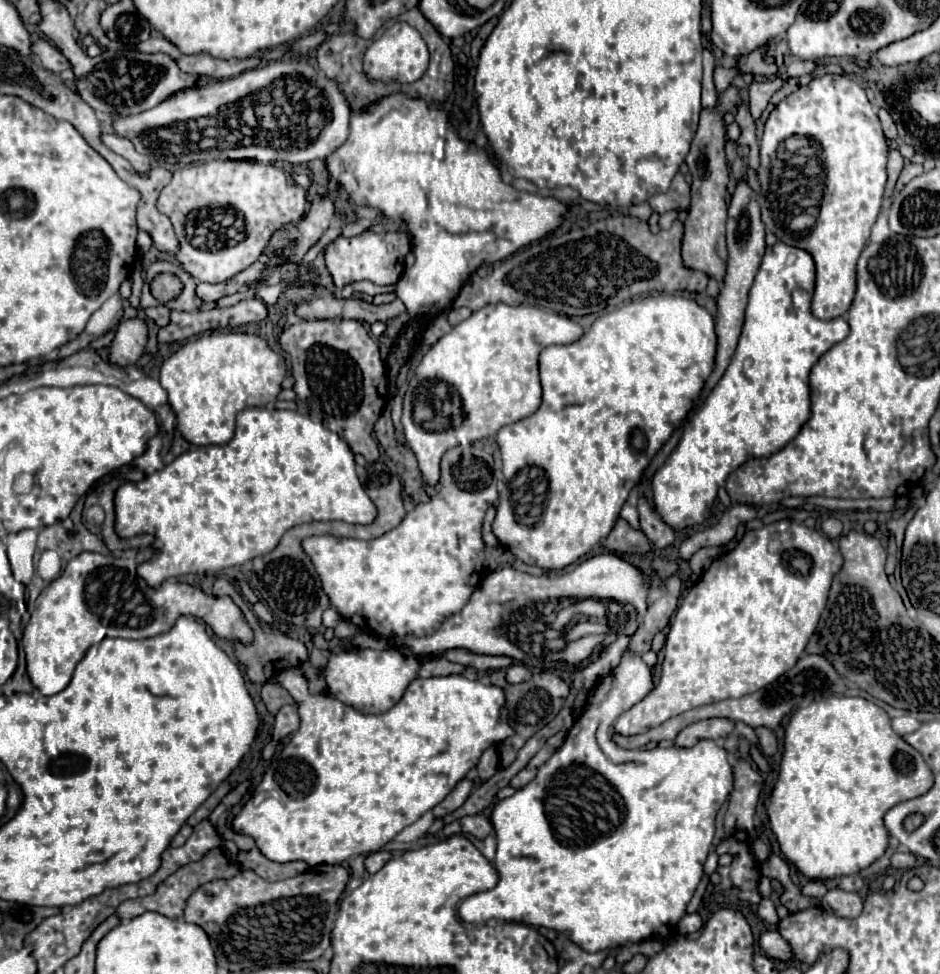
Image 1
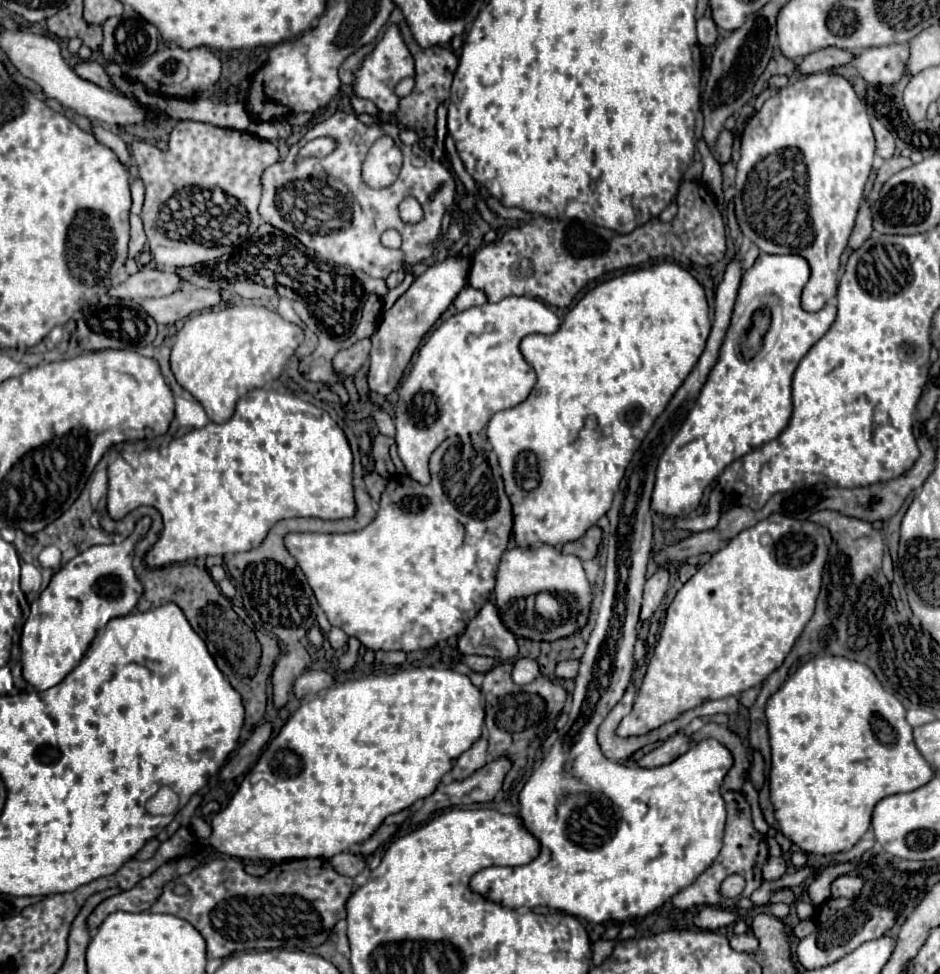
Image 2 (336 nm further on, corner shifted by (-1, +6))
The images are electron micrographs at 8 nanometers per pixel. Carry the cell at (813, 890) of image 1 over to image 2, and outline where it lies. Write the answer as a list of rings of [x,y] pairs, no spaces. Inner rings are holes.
[[[771,856],[769,860],[767,860],[767,864],[763,866],[763,878],[765,880],[777,880],[777,878],[781,878],[785,874],[785,860],[779,856],[779,858],[775,858],[775,856]]]

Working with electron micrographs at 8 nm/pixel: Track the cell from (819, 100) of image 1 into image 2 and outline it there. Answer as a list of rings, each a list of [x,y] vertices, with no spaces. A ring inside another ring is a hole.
[[[823,72],[807,74],[777,90],[751,118],[741,136],[741,158],[737,162],[737,220],[743,234],[767,254],[799,254],[811,266],[811,278],[803,288],[803,310],[817,312],[837,294],[841,254],[855,226],[865,182],[875,158],[875,136],[865,104],[843,76]]]

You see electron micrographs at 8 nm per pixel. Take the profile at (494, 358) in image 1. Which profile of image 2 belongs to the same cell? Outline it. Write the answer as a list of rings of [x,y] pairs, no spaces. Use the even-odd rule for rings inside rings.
[[[507,296],[497,304],[483,304],[465,312],[457,312],[431,332],[427,342],[421,346],[409,376],[399,388],[399,402],[395,408],[395,442],[399,448],[399,458],[403,460],[413,480],[417,480],[419,484],[431,482],[429,456],[445,438],[453,434],[453,416],[465,414],[465,404],[481,404],[481,426],[483,422],[487,426],[493,414],[515,408],[527,398],[527,394],[537,382],[537,376],[523,358],[519,344],[529,334],[555,334],[559,326],[561,320],[543,302],[525,296]]]

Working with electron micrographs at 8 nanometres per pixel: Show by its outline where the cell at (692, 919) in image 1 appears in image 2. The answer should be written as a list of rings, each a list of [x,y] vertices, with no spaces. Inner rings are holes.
[[[707,906],[703,908],[695,918],[693,923],[701,930],[719,930],[723,926],[729,926],[737,922],[737,914],[733,910],[725,910],[725,908],[715,908],[715,906]]]

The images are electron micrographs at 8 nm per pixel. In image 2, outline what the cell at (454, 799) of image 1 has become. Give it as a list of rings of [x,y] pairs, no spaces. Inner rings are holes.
[[[481,736],[465,754],[461,754],[455,762],[455,766],[451,768],[451,776],[453,780],[463,780],[467,778],[467,774],[473,774],[475,770],[479,770],[479,766],[487,764],[487,738]]]

